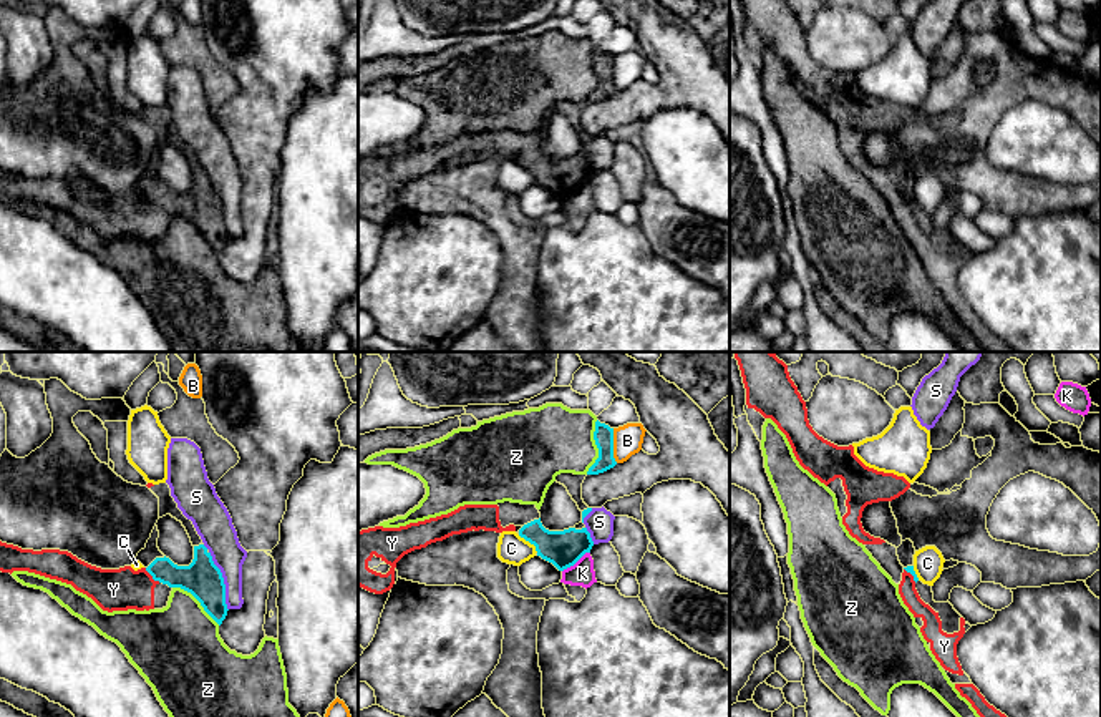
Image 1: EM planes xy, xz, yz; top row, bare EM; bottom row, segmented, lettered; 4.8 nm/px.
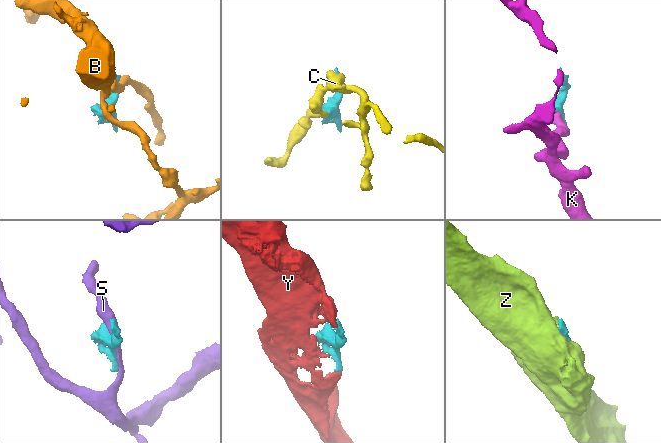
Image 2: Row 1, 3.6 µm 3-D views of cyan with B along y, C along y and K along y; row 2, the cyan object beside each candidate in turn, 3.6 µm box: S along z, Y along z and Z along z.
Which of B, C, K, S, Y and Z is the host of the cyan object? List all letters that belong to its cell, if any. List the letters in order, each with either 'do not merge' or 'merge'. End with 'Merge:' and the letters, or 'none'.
B: do not merge
C: do not merge
K: do not merge
S: do not merge
Y: merge
Z: do not merge
Merge: Y

